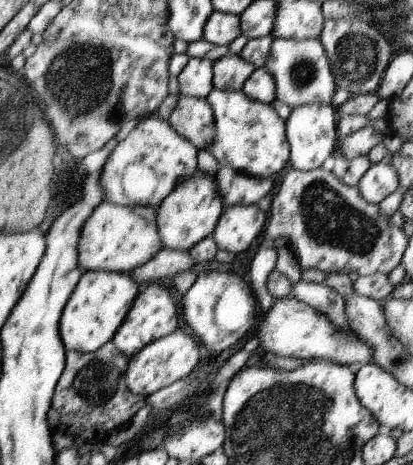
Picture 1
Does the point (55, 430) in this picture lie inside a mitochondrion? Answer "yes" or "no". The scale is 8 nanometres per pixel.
no

